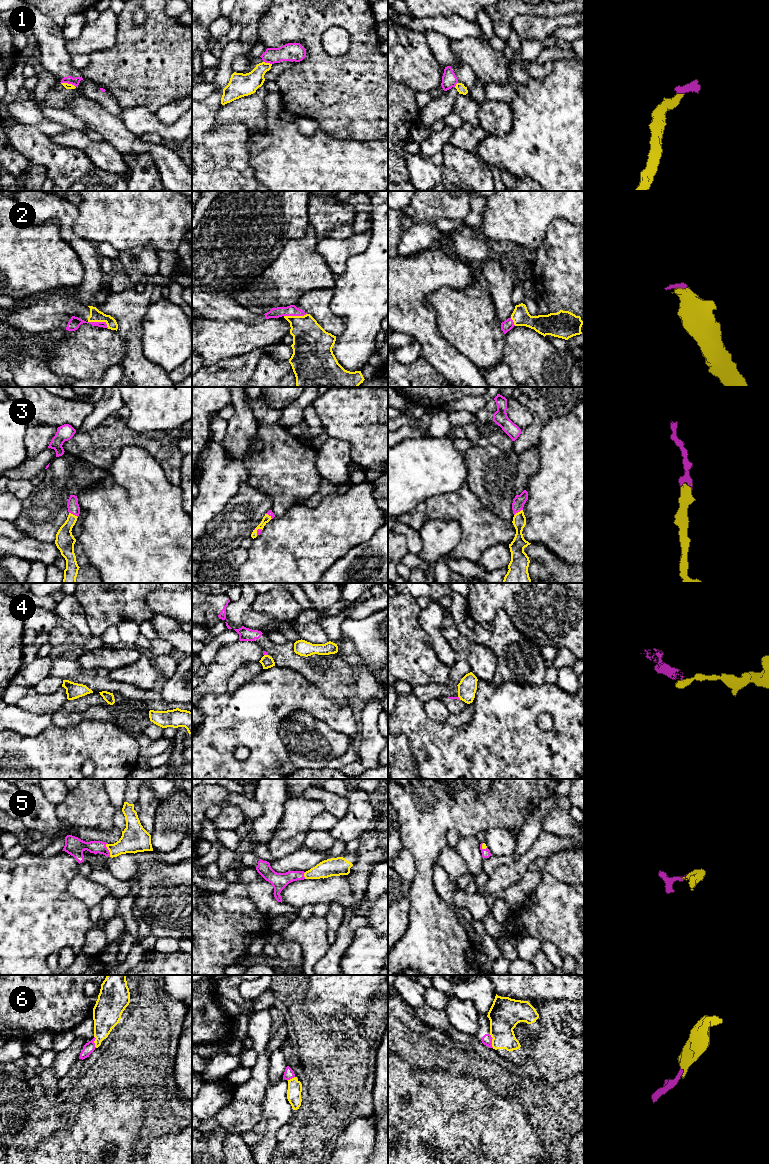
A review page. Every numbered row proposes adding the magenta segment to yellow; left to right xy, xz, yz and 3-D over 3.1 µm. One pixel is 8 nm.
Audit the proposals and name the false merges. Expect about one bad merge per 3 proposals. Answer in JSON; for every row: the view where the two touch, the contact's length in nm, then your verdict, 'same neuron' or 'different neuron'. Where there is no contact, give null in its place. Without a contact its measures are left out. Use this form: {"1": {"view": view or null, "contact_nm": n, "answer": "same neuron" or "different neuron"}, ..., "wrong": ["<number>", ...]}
{"1": {"view": "xz", "contact_nm": 80, "answer": "different neuron"}, "2": {"view": "xy", "contact_nm": 180, "answer": "same neuron"}, "3": {"view": "xy", "contact_nm": 80, "answer": "same neuron"}, "4": {"view": "xz", "contact_nm": 30, "answer": "different neuron"}, "5": {"view": "xy", "contact_nm": 120, "answer": "same neuron"}, "6": {"view": "yz", "contact_nm": 120, "answer": "different neuron"}, "wrong": ["1", "4", "6"]}

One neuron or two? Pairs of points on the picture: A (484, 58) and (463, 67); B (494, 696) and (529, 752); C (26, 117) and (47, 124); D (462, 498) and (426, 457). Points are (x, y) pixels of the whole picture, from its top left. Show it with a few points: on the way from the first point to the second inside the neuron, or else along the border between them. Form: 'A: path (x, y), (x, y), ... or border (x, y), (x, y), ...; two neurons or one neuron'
A: border (457, 56), (471, 67), (477, 78); two neurons
B: path (499, 710), (504, 715), (504, 727), (515, 738); one neuron
C: path (31, 117), (42, 123); one neuron
D: border (465, 480), (454, 491), (432, 496); two neurons

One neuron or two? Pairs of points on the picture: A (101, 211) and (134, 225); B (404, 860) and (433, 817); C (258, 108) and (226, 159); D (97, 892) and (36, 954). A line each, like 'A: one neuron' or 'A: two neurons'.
A: one neuron
B: two neurons
C: two neurons
D: two neurons

